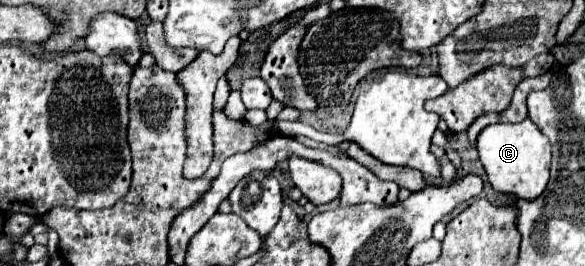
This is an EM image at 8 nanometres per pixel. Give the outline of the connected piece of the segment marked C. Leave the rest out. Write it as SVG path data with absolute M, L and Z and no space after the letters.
M527 118L519 124L491 124L487 126L479 138L477 138L477 152L481 158L481 164L487 172L489 184L493 186L495 192L505 194L505 196L513 196L511 200L535 200L547 186L549 182L549 166L551 166L551 144L547 140L547 136Z

